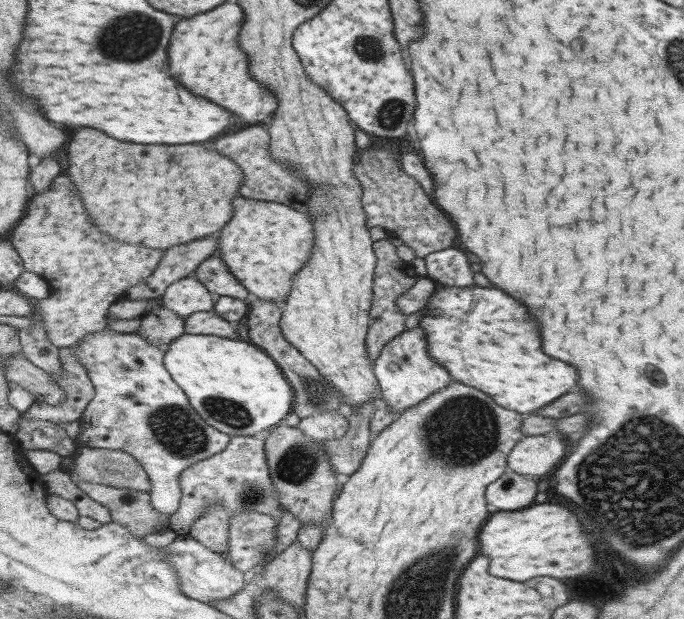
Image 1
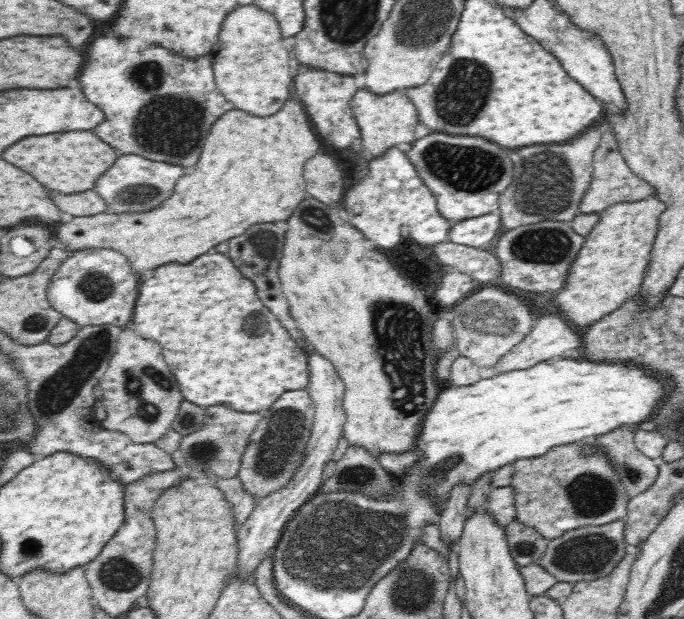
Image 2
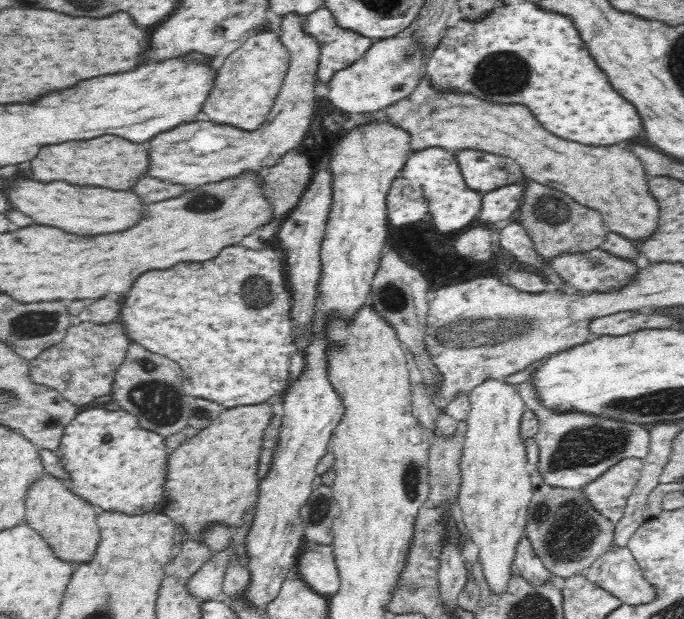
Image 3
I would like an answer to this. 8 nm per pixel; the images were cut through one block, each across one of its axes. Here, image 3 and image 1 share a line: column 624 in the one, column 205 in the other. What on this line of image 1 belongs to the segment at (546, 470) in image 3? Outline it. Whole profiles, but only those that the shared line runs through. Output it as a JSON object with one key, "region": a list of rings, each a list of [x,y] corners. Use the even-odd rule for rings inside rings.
{"region":[[[103,330],[71,348],[97,388],[93,404],[89,404],[81,418],[85,428],[73,456],[83,448],[123,450],[133,454],[153,480],[153,508],[165,516],[173,516],[179,512],[183,500],[183,472],[201,460],[225,452],[233,438],[209,426],[189,404],[185,390],[173,380],[165,364],[169,344],[151,344],[139,332],[121,334]]]}

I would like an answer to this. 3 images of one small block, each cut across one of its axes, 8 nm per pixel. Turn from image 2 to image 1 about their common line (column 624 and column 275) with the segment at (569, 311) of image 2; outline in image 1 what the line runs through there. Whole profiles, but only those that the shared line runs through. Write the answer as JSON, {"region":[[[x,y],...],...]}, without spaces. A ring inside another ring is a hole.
{"region":[[[237,198],[235,218],[219,232],[217,254],[229,264],[229,270],[249,288],[253,298],[273,300],[283,306],[295,284],[295,276],[305,270],[315,250],[315,222],[301,208],[279,202]]]}

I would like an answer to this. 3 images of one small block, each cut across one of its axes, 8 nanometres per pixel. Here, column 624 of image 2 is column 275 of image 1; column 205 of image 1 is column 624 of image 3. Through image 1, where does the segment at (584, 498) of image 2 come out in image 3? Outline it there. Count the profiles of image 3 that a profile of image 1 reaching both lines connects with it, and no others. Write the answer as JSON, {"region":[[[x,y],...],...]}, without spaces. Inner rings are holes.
{"region":[[[640,458],[622,460],[596,482],[582,488],[582,492],[588,496],[596,512],[618,524],[626,512],[628,498],[642,478],[642,470],[644,462]]]}

